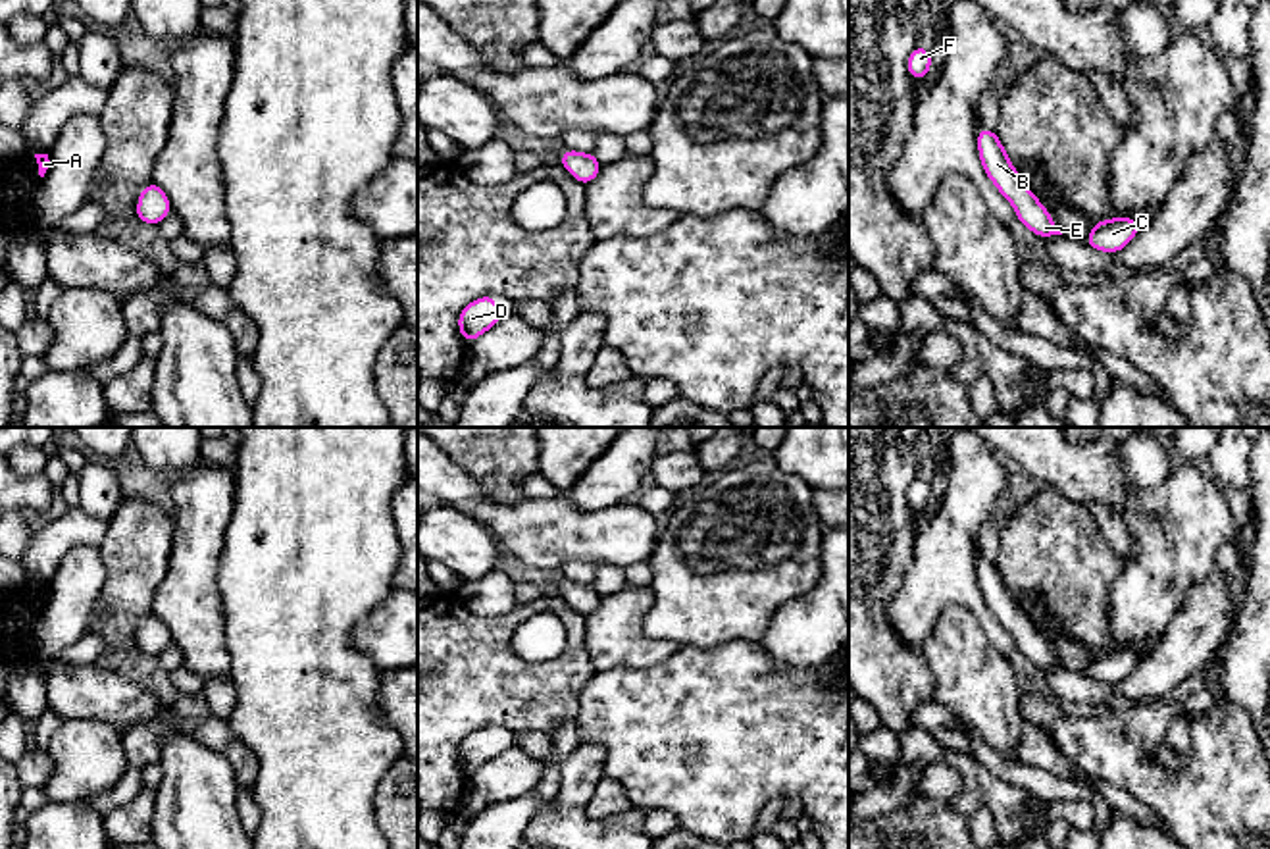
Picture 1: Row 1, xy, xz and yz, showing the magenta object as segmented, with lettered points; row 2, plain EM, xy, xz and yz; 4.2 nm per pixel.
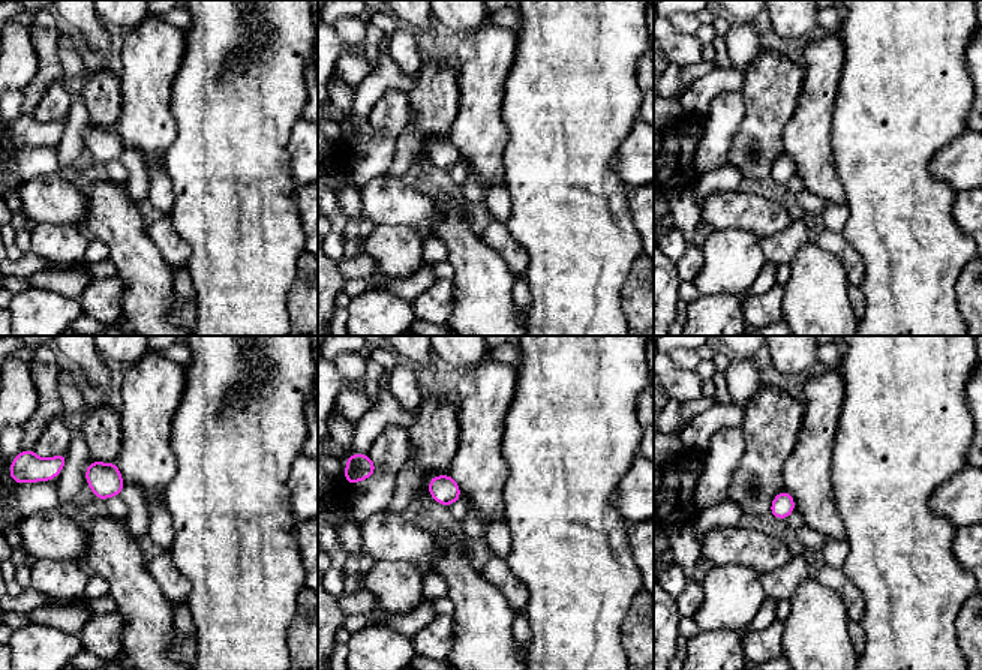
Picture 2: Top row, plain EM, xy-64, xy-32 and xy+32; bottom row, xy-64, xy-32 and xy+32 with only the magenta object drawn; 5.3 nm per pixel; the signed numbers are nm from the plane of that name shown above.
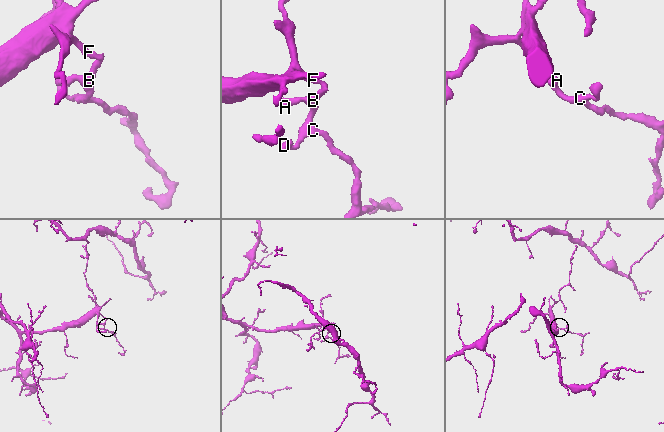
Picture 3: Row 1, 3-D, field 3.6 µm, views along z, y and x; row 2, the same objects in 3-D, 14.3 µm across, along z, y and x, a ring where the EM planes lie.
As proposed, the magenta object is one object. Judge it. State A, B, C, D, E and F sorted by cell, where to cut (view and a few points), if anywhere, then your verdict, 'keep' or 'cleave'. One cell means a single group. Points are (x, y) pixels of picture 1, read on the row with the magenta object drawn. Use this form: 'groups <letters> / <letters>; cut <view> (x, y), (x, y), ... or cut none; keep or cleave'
groups A B C D E F; cut none; keep

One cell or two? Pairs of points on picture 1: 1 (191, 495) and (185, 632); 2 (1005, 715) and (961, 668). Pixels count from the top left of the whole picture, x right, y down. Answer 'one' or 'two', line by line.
1: one
2: one

